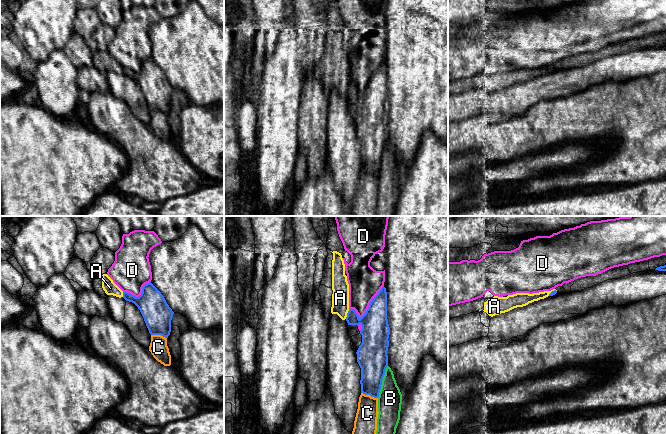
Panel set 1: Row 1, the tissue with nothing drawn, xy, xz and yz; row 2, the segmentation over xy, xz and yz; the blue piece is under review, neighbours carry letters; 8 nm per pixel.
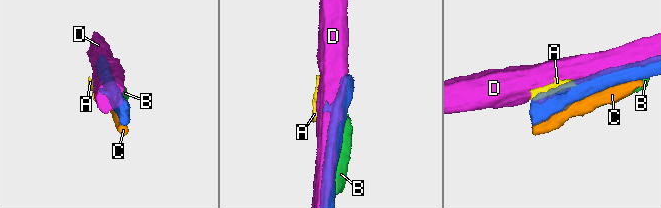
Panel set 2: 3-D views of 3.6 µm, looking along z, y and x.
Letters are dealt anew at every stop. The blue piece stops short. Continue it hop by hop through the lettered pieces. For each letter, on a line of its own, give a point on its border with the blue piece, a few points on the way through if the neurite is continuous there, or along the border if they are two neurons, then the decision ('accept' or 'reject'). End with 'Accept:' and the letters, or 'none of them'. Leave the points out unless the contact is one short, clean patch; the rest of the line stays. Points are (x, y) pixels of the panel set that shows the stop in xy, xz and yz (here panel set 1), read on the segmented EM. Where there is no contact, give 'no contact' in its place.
A: meets blue in xz at (347, 314); border along xz (349, 309), (345, 318); reject
B: meets blue in xz at (381, 381); reject
C: meets blue in xz at (369, 394); reject
D: meets blue in xz at (368, 307); reject
Accept: none of them

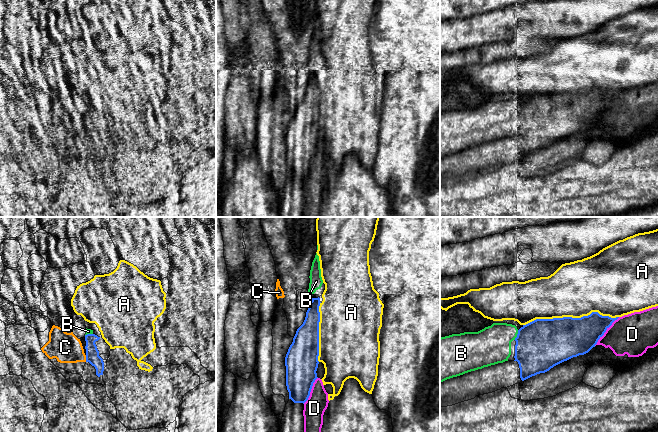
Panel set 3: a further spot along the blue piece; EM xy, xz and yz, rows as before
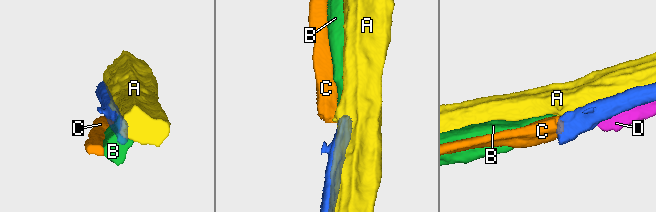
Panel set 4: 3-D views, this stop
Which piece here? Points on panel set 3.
A: meets blue in yz at (570, 317); reject
B: meets blue in yz at (517, 335); accept
C: meets blue in xy at (86, 358); reject
D: meets blue in yz at (605, 331); reject
Accept: B

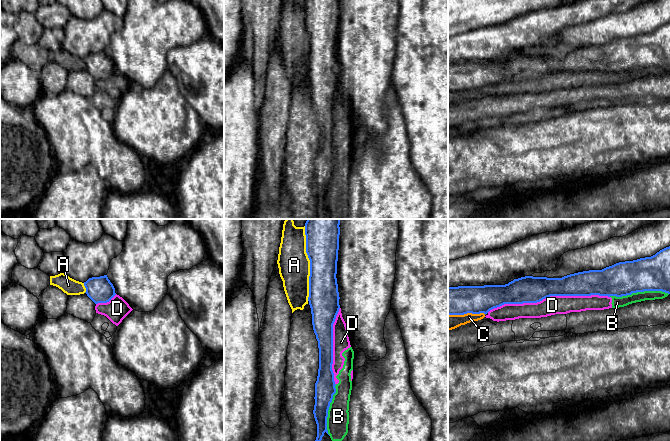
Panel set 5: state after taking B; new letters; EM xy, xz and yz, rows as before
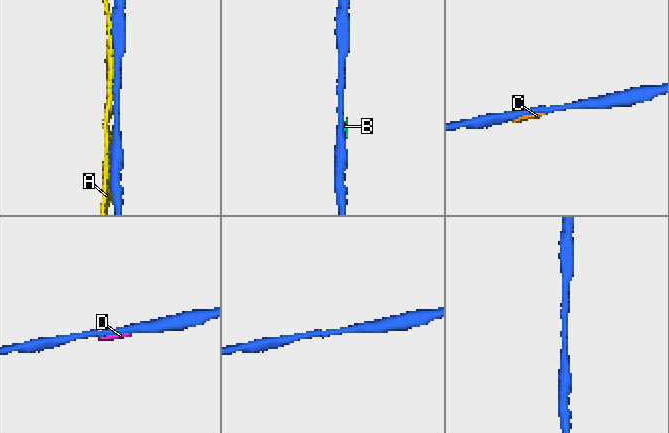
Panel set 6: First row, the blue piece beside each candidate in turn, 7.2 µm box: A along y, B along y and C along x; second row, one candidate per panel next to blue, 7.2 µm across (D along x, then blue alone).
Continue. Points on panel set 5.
A: meets blue in xz at (310, 263); reject
B: meets blue in yz at (638, 291); reject
C: meets blue in yz at (466, 313); reject
D: meets blue in yz at (548, 296); reject
Accept: none of them

